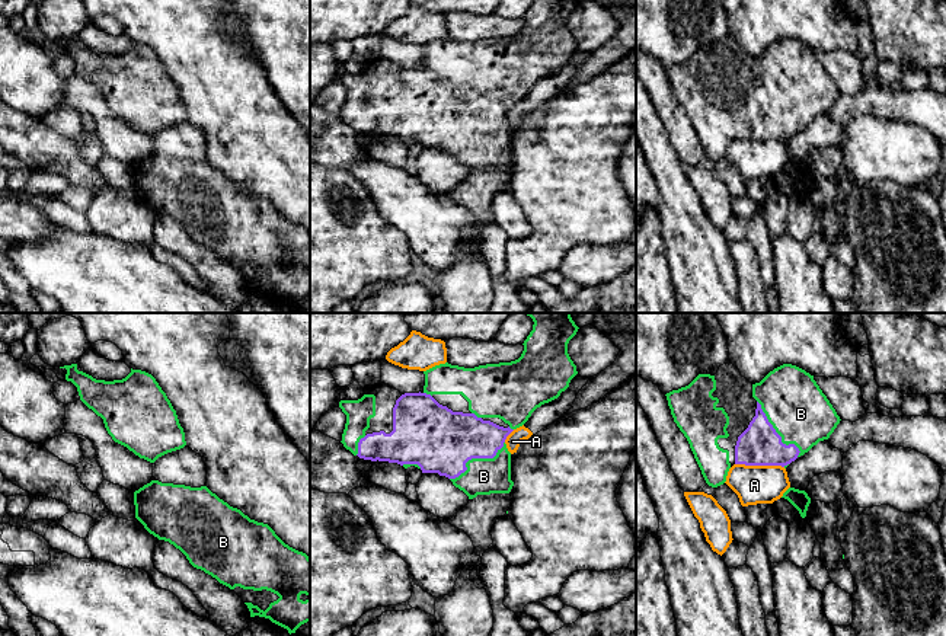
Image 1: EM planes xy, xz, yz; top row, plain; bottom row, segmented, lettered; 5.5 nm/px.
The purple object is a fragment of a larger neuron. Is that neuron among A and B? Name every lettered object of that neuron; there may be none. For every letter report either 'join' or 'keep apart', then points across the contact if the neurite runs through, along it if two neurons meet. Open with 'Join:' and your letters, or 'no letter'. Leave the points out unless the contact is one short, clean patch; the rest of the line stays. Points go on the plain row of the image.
Join: B
A: keep apart
B: join

